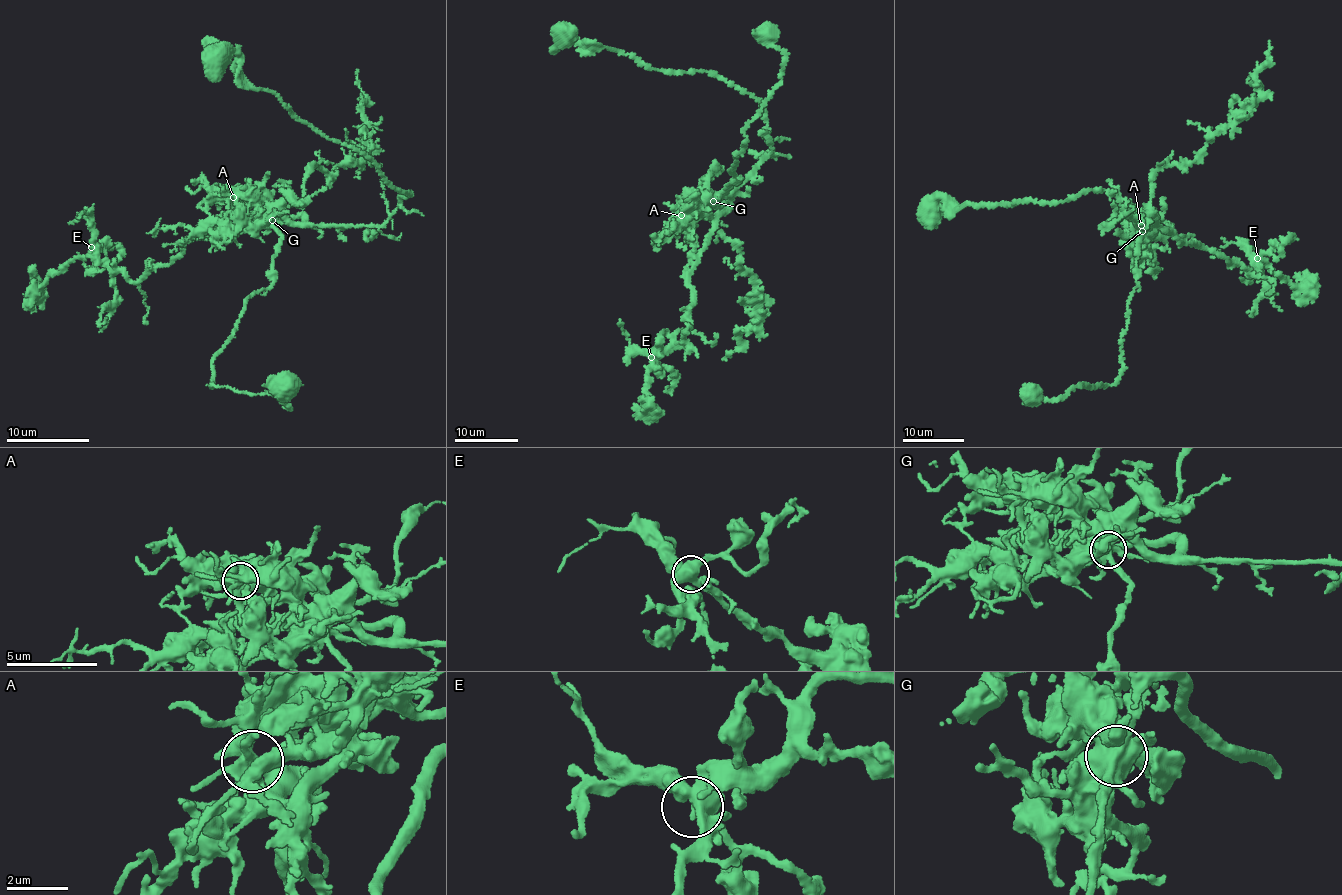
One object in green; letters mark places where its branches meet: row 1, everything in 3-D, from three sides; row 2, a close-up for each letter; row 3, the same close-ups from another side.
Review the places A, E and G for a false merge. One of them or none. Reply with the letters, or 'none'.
G

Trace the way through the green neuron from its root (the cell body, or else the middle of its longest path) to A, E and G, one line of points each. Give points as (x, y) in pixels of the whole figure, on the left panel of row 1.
A: (216, 59), (237, 53), (256, 89), (367, 154), (410, 193), (382, 225), (347, 228), (302, 227), (233, 197)
E: (216, 59), (237, 53), (256, 89), (409, 194), (382, 225), (298, 216), (188, 241), (134, 281), (91, 247)
G: (216, 59), (237, 53), (256, 89), (367, 154), (410, 193), (382, 225), (302, 227), (276, 213), (271, 220)

